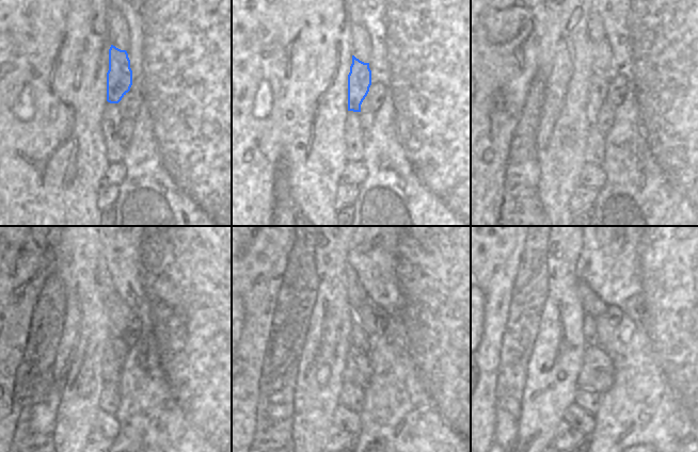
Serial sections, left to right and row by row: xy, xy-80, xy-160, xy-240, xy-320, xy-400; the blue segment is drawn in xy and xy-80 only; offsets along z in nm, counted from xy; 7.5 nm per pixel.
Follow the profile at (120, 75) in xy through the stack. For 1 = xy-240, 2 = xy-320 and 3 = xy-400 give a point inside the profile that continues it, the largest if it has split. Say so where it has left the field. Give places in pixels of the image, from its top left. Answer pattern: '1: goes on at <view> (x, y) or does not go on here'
1: goes on at xy-240 (125, 354)
2: goes on at xy-320 (358, 371)
3: goes on at xy-400 (597, 374)

